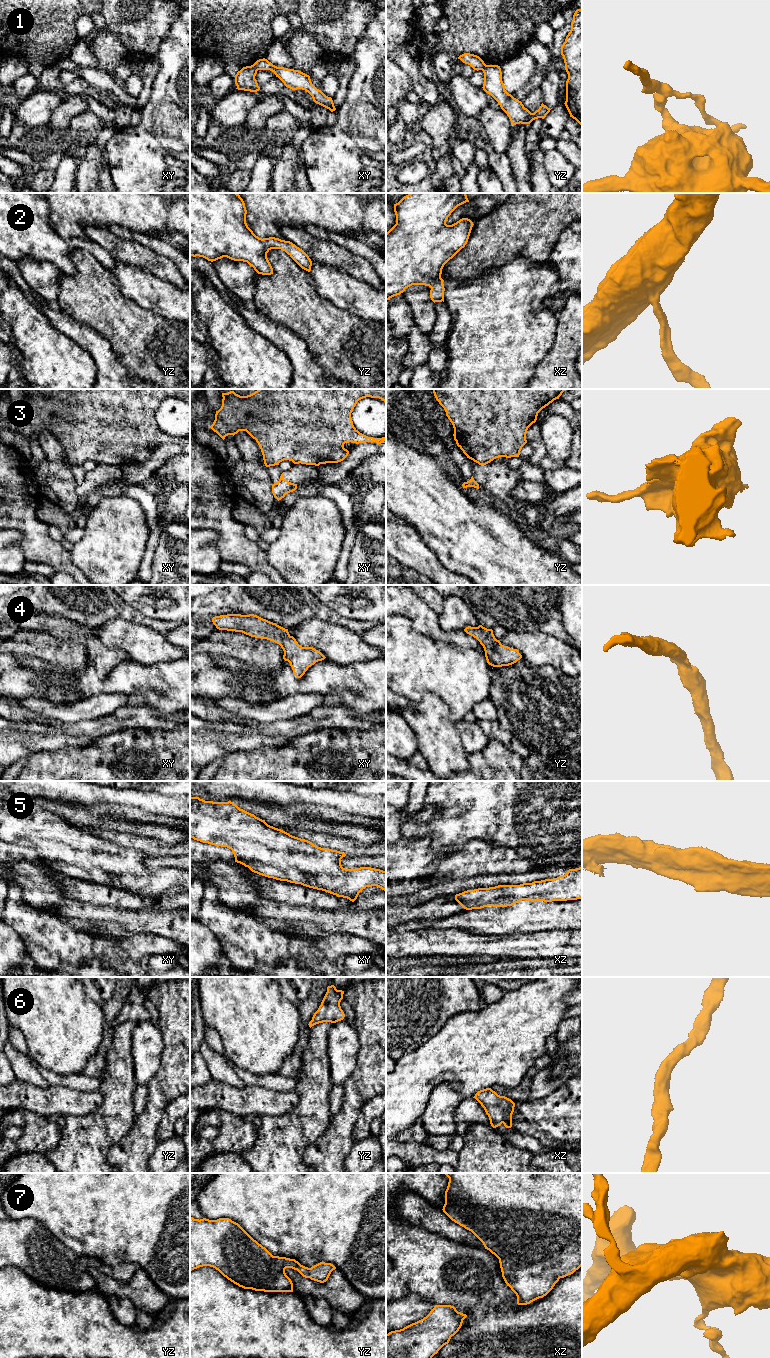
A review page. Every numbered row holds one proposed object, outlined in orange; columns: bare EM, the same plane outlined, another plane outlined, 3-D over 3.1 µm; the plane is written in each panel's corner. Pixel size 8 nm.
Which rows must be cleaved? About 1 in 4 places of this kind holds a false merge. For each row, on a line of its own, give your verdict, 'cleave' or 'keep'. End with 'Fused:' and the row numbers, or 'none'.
1: cleave
2: keep
3: cleave
4: keep
5: keep
6: keep
7: keep
Fused: 1, 3

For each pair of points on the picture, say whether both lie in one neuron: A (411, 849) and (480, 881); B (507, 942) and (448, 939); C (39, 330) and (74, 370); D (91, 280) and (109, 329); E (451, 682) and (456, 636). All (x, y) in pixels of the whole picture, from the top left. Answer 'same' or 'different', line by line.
A: different
B: same
C: same
D: same
E: different

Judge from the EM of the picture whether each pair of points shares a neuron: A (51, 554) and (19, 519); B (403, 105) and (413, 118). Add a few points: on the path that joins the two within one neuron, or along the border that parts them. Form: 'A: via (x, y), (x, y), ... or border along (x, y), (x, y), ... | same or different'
A: via (42, 545), (28, 528) | same
B: via (405, 108), (410, 115) | same

